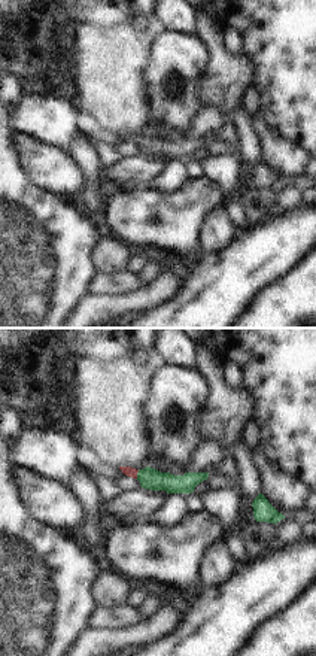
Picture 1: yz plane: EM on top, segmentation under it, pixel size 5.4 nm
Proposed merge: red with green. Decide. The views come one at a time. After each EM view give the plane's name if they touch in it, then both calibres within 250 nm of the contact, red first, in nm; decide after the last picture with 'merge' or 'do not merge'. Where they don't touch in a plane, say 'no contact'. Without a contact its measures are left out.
meets red in yz; 50 nm thick on the red side, 120 nm on the other

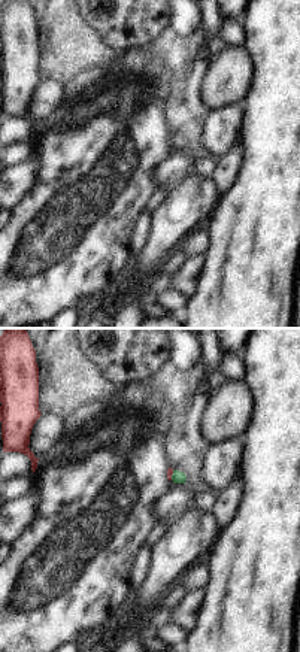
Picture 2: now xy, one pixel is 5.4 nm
meets red in xy; 30 nm thick on the red side, 60 nm on the other

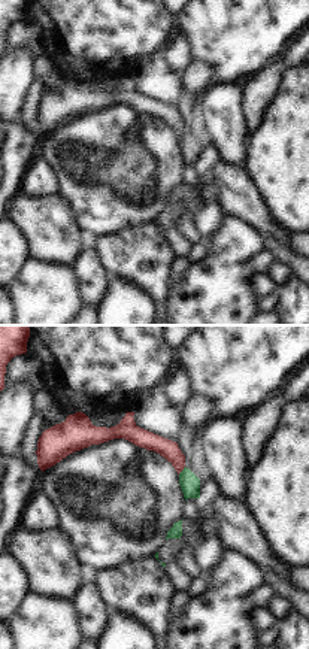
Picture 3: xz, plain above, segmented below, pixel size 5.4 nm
meets red in xz; 100 nm thick on the red side, 110 nm on the other

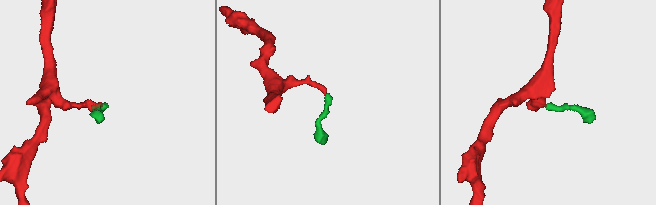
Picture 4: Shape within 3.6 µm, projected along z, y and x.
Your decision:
merge

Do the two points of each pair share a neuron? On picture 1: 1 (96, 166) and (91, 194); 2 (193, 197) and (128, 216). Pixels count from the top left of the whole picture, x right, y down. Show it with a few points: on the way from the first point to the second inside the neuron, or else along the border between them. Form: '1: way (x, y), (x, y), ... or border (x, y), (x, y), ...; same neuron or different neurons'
1: way (93, 173), (93, 187); same neuron
2: way (176, 212), (155, 212), (145, 216); same neuron

